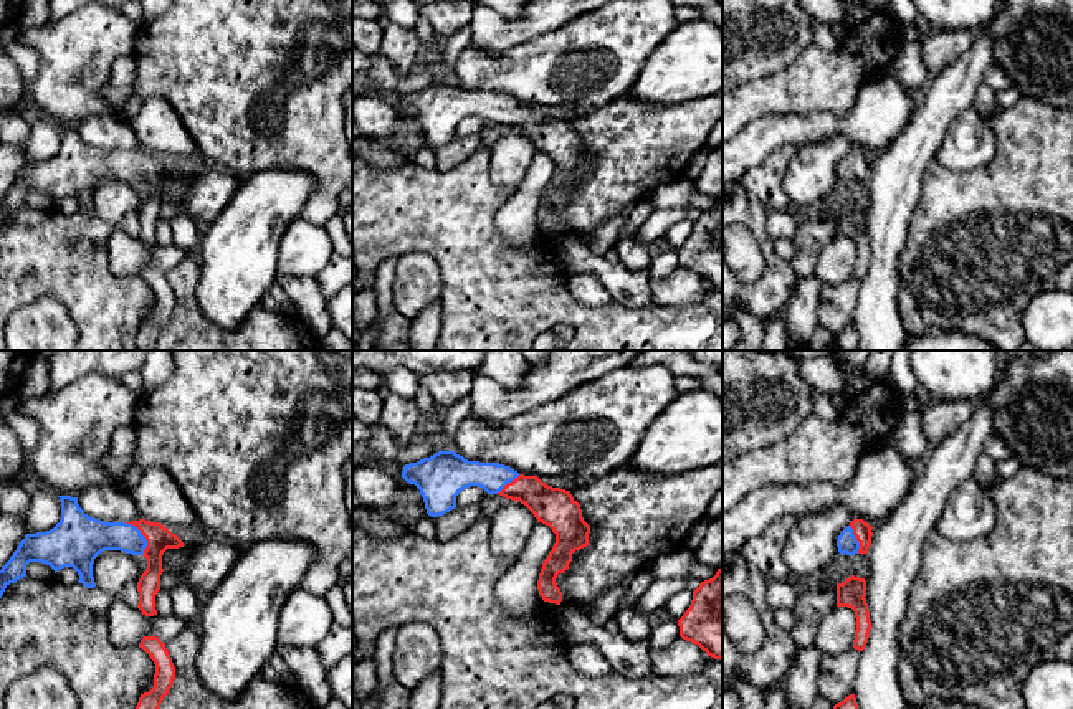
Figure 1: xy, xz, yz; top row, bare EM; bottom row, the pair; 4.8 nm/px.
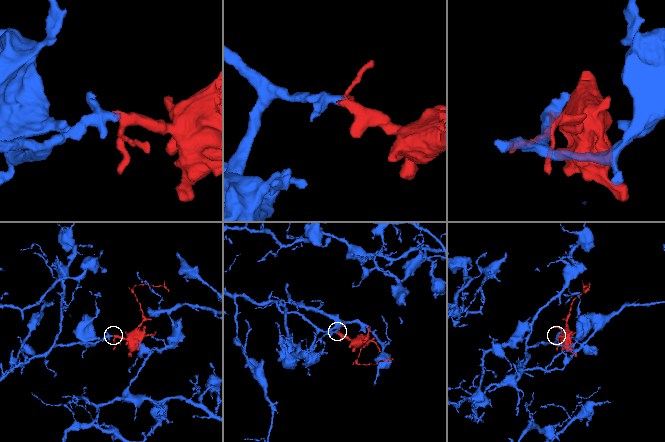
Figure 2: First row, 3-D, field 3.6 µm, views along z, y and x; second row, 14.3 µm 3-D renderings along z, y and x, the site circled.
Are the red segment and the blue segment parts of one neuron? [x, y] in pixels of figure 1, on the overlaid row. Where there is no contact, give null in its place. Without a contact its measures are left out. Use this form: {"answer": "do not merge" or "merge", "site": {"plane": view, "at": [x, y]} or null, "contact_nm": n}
{"answer": "merge", "site": {"plane": "xy", "at": [143, 534]}, "contact_nm": 180}

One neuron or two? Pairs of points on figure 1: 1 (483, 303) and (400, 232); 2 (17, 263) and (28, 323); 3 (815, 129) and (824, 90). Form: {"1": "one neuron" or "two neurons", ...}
{"1": "one neuron", "2": "two neurons", "3": "two neurons"}

